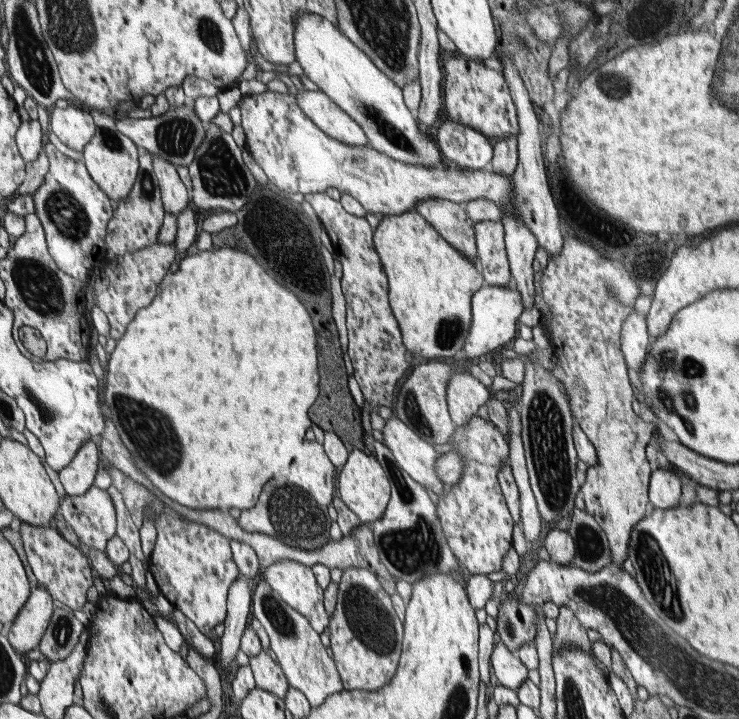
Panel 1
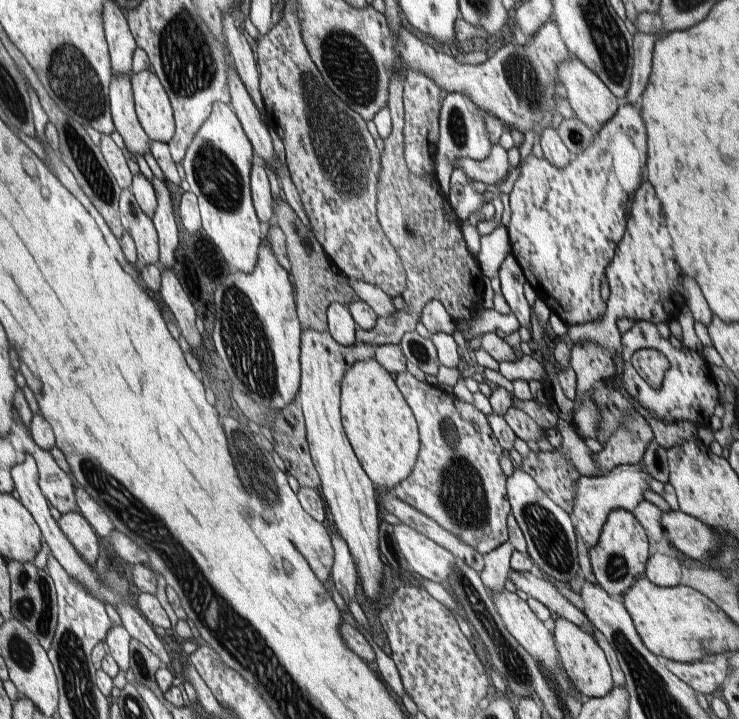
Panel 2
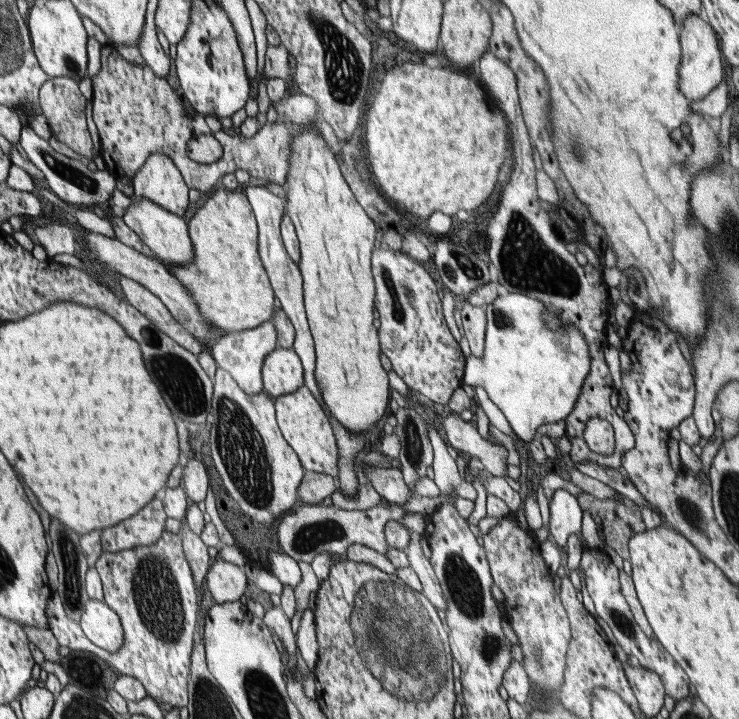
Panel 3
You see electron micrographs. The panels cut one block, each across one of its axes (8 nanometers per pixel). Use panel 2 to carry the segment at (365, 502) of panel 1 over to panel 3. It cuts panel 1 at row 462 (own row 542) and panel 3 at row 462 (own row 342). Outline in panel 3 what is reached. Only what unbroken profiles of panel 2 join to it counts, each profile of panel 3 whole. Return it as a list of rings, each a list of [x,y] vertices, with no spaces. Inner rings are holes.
[[[301,386],[295,394],[283,394],[275,398],[275,414],[279,418],[279,426],[283,430],[283,438],[295,448],[295,454],[299,454],[303,466],[311,472],[321,472],[329,474],[335,478],[339,476],[339,446],[335,440],[333,426],[329,422],[329,416],[323,410],[323,404],[307,390]]]

